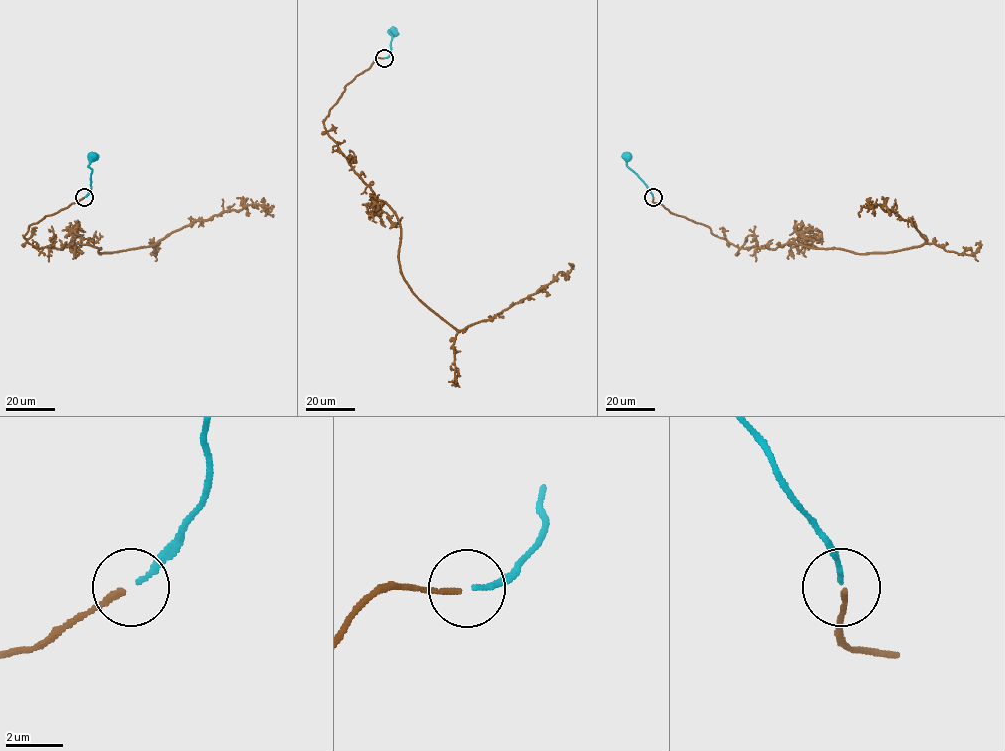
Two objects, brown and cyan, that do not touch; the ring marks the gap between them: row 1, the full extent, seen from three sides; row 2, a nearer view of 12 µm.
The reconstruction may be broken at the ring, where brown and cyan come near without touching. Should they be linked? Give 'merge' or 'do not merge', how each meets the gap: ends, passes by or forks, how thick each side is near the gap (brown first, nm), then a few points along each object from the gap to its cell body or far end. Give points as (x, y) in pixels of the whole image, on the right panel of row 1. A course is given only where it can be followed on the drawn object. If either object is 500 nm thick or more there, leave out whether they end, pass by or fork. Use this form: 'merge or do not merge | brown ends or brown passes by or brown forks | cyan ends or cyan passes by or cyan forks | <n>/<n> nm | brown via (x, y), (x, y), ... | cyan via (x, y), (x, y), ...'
do not merge | brown ends | cyan ends | 200/160 nm | brown via (653, 198), (742, 248), (790, 242), (868, 253), (924, 242), (910, 221), (879, 204), (863, 206), (859, 217) | cyan via (653, 197), (646, 185), (627, 166), (625, 152)

